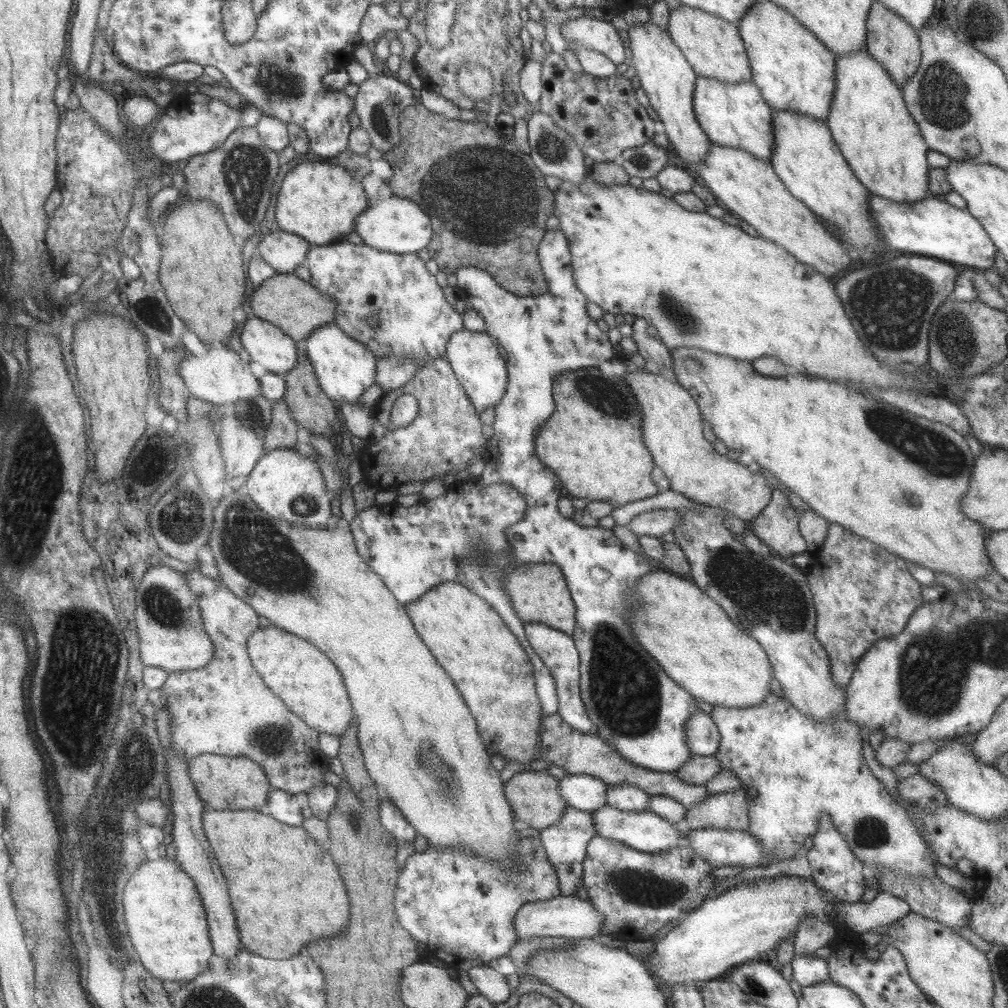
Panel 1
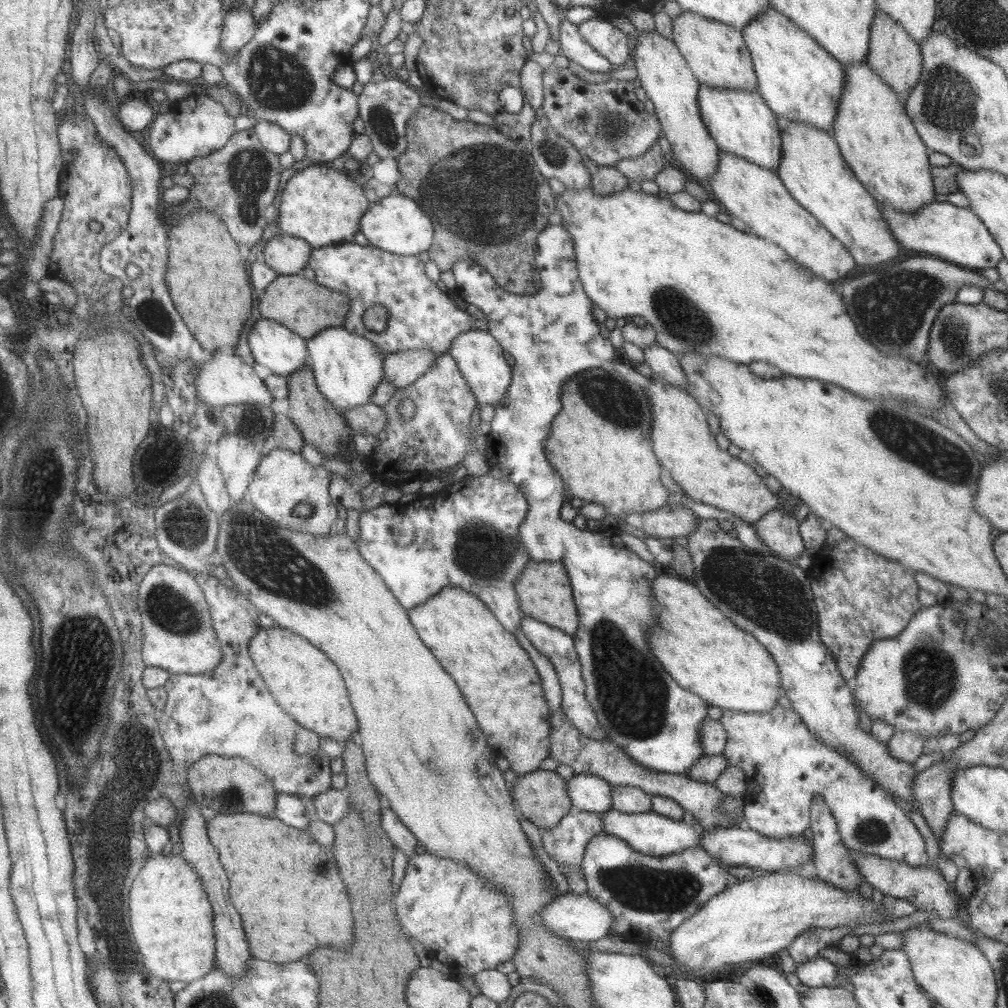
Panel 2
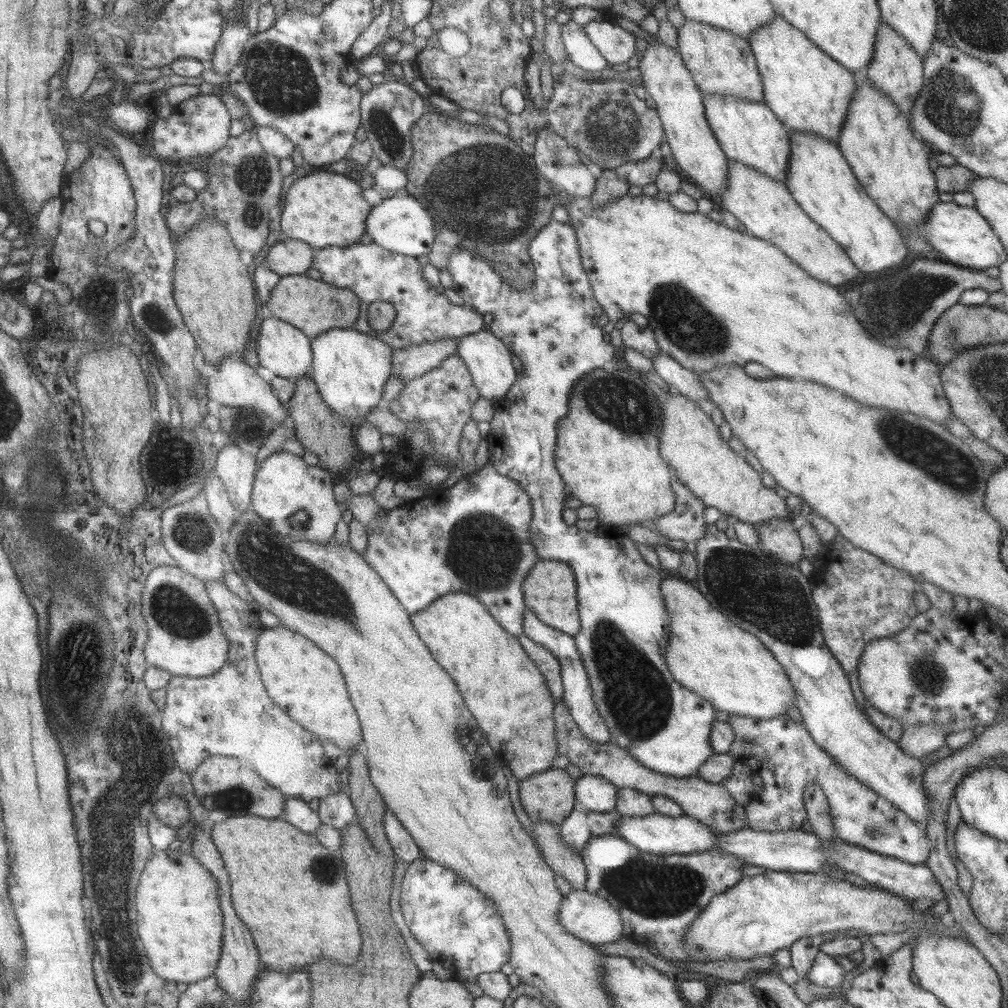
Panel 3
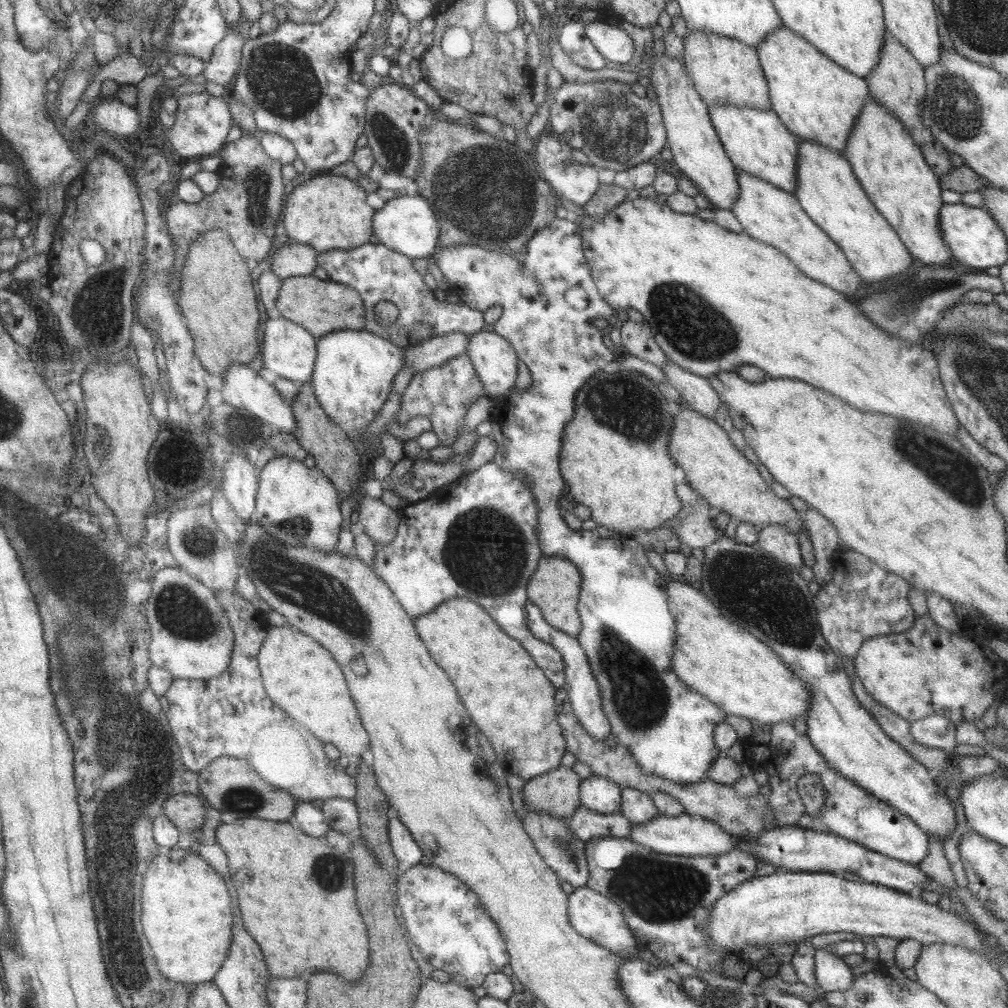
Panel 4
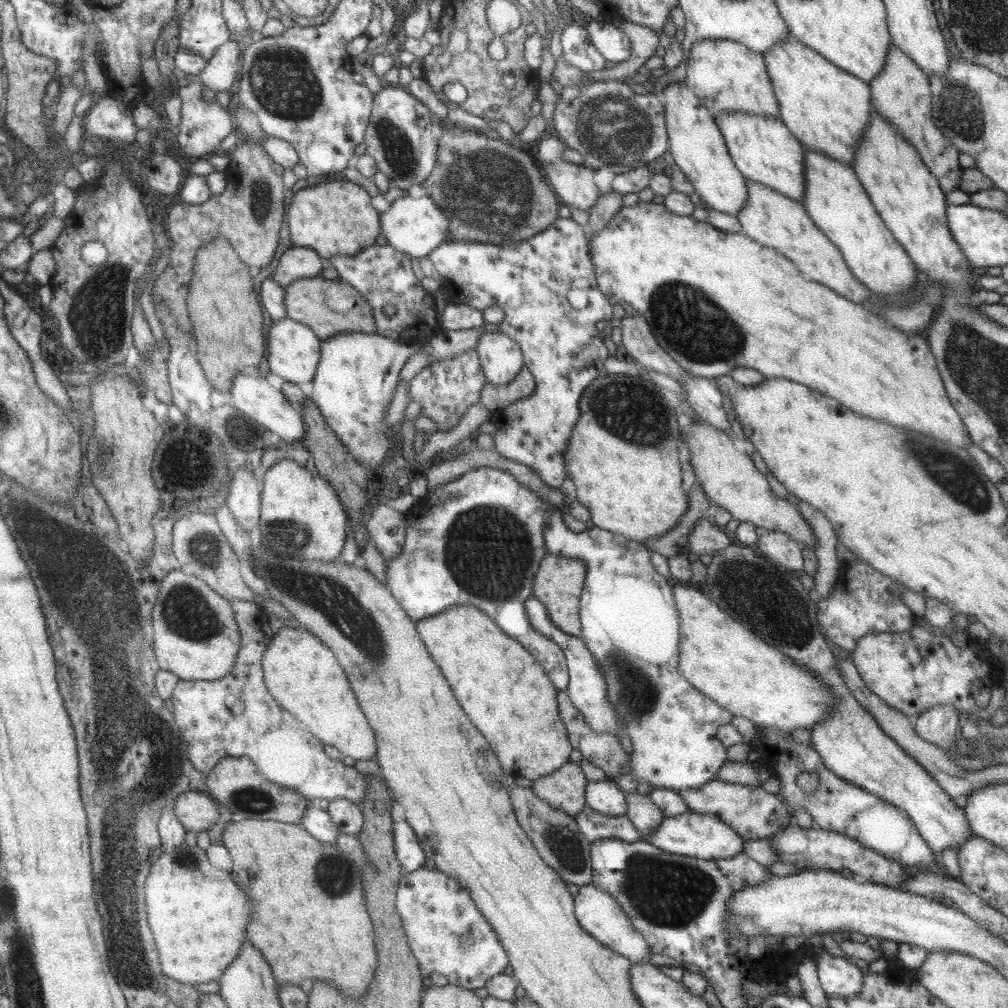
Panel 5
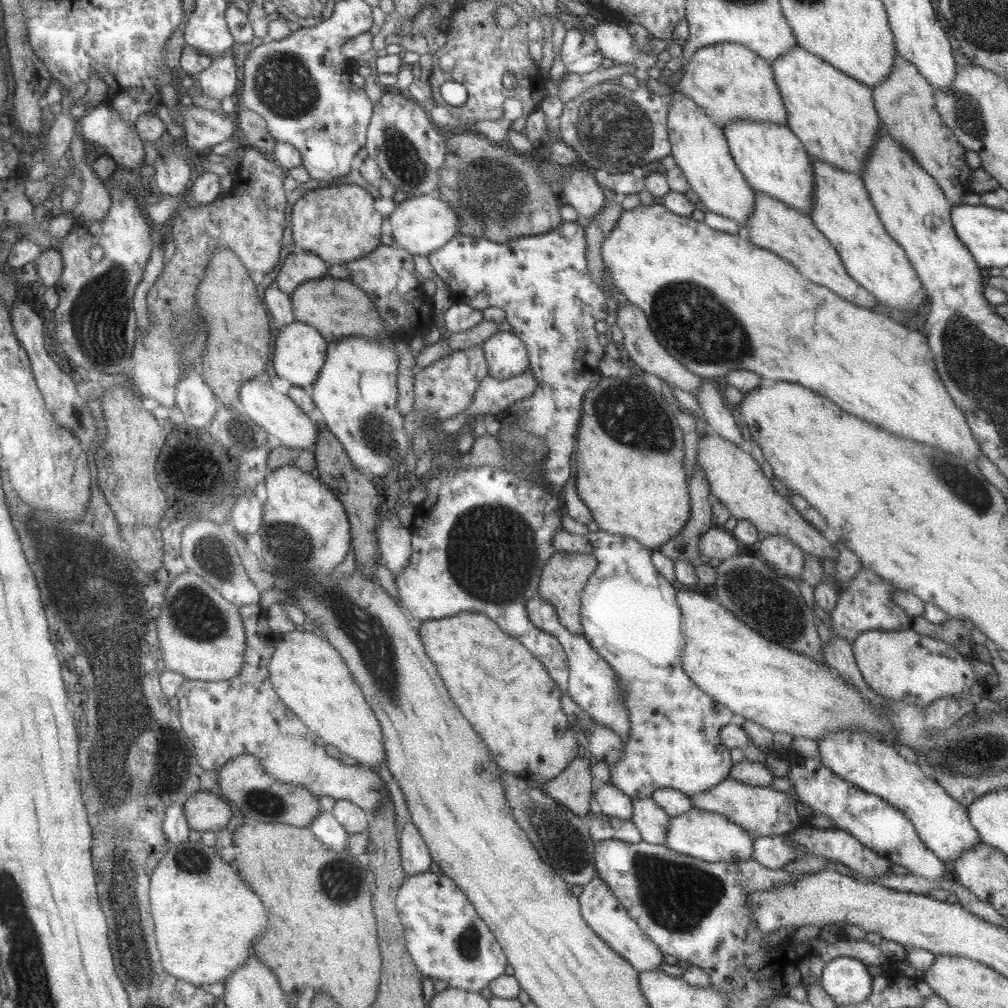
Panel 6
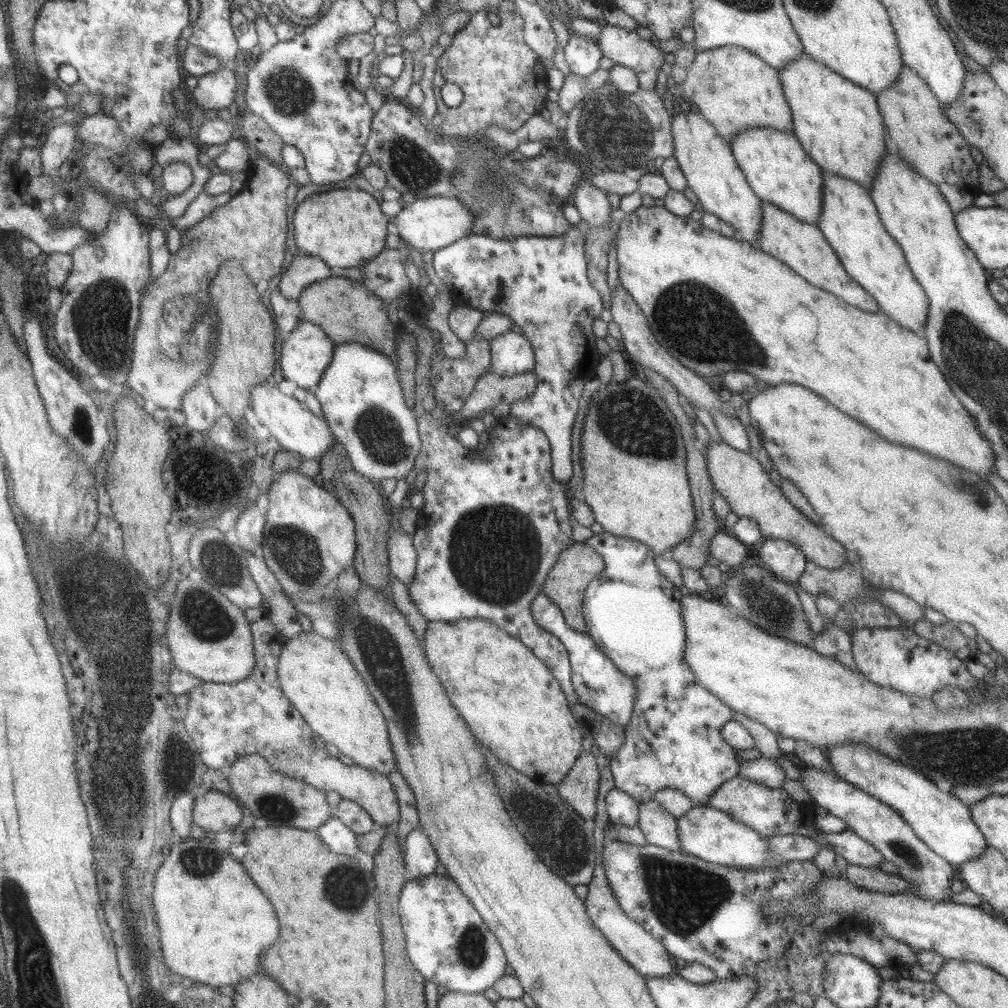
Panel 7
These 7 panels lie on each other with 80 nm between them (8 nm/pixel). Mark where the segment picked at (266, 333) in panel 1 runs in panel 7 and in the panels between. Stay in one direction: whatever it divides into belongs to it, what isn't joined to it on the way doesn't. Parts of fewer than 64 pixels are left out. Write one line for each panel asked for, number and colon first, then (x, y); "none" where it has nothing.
2: (275, 345)
3: (287, 350)
4: (289, 348)
5: (295, 350)
6: (301, 350)
7: (308, 351)

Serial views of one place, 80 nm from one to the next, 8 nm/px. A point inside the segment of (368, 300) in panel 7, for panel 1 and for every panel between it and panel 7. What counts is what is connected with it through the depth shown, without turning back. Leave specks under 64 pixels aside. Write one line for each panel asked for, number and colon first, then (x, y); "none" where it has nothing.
1: (296, 306)
2: (307, 307)
3: (314, 306)
4: (323, 306)
5: (329, 306)
6: (338, 308)

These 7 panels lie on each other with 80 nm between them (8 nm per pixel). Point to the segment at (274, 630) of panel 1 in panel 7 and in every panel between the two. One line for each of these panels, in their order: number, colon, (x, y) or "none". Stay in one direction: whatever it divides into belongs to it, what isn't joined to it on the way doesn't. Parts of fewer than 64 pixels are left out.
2: (303, 678)
3: (302, 678)
4: (300, 674)
5: (302, 672)
6: (309, 673)
7: (315, 673)

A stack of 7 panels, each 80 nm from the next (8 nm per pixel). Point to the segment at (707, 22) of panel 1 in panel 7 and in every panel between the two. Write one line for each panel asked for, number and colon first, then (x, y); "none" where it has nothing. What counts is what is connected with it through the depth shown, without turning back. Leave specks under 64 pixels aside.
2: (716, 54)
3: (720, 63)
4: (723, 71)
5: (725, 76)
6: (728, 82)
7: (732, 89)

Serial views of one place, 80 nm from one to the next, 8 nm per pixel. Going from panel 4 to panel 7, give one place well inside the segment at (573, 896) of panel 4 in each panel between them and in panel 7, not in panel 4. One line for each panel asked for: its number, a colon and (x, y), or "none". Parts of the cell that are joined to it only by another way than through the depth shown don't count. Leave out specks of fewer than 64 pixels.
5: (598, 914)
6: (603, 913)
7: (645, 954)

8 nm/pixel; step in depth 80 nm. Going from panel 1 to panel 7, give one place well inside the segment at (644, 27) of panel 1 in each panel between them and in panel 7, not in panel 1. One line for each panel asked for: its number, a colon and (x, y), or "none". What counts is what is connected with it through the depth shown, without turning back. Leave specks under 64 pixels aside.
2: (666, 78)
3: (664, 77)
4: (696, 150)
5: (696, 144)
6: (698, 147)
7: (705, 159)

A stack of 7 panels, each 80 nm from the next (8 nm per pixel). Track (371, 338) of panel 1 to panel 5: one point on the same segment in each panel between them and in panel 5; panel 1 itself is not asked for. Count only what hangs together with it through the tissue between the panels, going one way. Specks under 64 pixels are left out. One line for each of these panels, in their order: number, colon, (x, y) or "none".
2: (421, 315)
3: (424, 315)
4: (378, 272)
5: (385, 275)

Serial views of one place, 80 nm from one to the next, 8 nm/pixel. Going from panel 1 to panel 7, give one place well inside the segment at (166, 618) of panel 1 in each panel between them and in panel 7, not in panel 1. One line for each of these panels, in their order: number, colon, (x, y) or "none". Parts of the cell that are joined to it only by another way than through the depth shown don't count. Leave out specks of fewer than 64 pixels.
2: (179, 635)
3: (185, 636)
4: (192, 637)
5: (196, 636)
6: (202, 634)
7: (210, 637)

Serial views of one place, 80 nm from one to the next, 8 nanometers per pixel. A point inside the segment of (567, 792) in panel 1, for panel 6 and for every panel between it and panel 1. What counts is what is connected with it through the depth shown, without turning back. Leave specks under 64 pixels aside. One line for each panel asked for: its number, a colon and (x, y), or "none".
2: (586, 792)
3: (593, 793)
4: (596, 793)
5: (604, 796)
6: (612, 802)

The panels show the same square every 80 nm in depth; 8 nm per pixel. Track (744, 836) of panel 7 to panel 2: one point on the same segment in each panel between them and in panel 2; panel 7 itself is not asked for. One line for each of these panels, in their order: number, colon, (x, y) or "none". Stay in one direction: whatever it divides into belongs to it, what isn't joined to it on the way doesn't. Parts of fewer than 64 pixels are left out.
2: (651, 834)
3: (654, 833)
4: (683, 835)
5: (703, 836)
6: (707, 836)

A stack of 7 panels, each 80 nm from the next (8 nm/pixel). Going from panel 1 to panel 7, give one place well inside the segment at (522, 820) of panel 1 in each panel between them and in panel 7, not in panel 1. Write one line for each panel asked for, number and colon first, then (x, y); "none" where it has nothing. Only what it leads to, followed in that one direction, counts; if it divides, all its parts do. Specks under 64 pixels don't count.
2: (541, 796)
3: (549, 795)
4: (555, 792)
5: (563, 789)
6: (571, 788)
7: (578, 788)

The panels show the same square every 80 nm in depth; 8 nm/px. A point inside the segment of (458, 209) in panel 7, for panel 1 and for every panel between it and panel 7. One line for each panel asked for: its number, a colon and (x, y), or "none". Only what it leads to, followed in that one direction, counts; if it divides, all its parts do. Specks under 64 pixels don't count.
1: (392, 223)
2: (396, 223)
3: (400, 223)
4: (407, 224)
5: (415, 225)
6: (422, 224)

